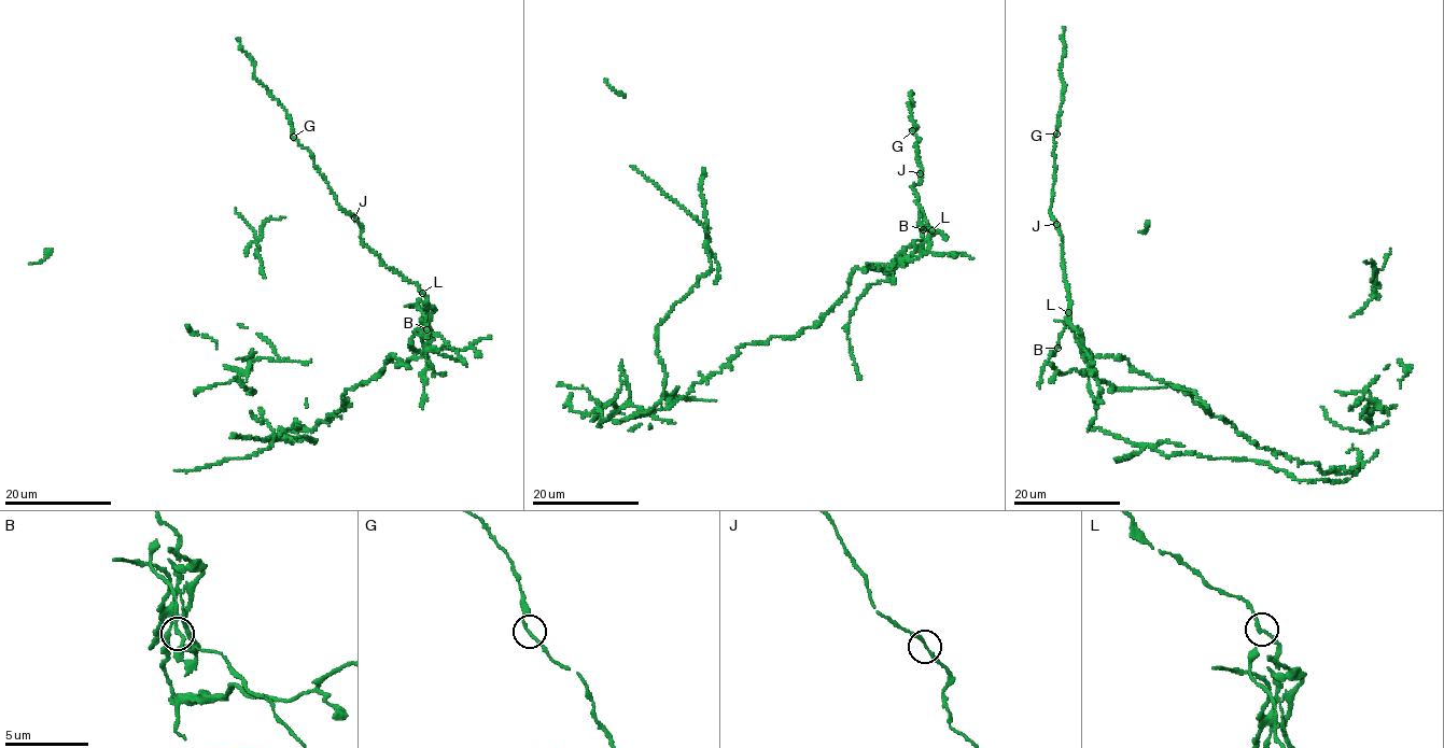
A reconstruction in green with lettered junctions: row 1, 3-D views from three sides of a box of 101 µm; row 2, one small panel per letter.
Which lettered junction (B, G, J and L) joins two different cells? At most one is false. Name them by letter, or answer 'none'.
L

